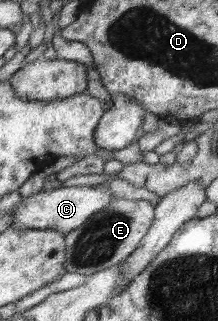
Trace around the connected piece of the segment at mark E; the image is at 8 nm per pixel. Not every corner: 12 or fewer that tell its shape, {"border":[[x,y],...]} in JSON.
{"border":[[114,199],[67,234],[70,272],[91,276],[138,249],[149,201]]}

